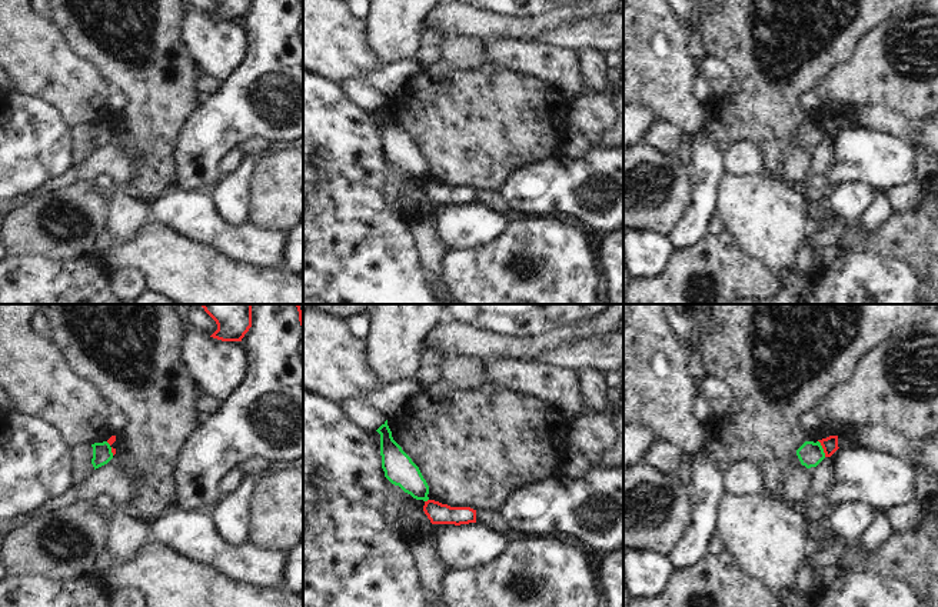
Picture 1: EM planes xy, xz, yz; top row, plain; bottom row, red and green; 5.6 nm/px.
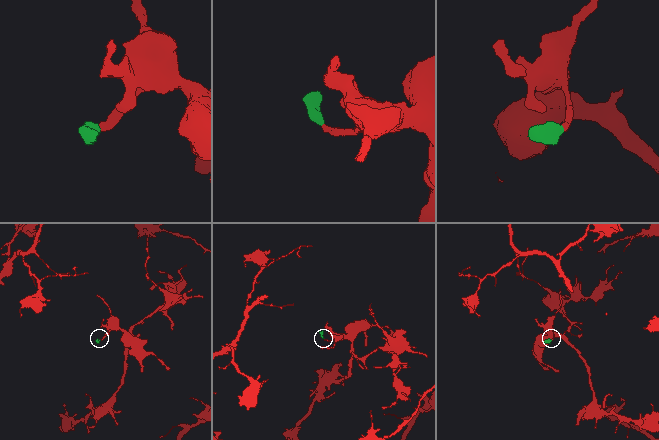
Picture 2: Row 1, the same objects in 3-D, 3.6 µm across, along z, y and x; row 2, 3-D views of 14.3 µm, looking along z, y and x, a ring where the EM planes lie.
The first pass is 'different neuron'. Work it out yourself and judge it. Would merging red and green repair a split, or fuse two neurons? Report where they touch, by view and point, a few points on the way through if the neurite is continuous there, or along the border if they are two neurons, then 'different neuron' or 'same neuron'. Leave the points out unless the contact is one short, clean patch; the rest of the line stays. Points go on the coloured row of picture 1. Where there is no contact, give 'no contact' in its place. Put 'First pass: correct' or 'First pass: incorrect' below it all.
meets red in yz at (822, 447); border along yz (818, 440), (825, 456); different neuron
First pass: correct

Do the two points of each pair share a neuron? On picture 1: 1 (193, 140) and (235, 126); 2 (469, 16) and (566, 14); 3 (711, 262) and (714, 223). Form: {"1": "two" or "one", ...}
{"1": "one", "2": "one", "3": "two"}

